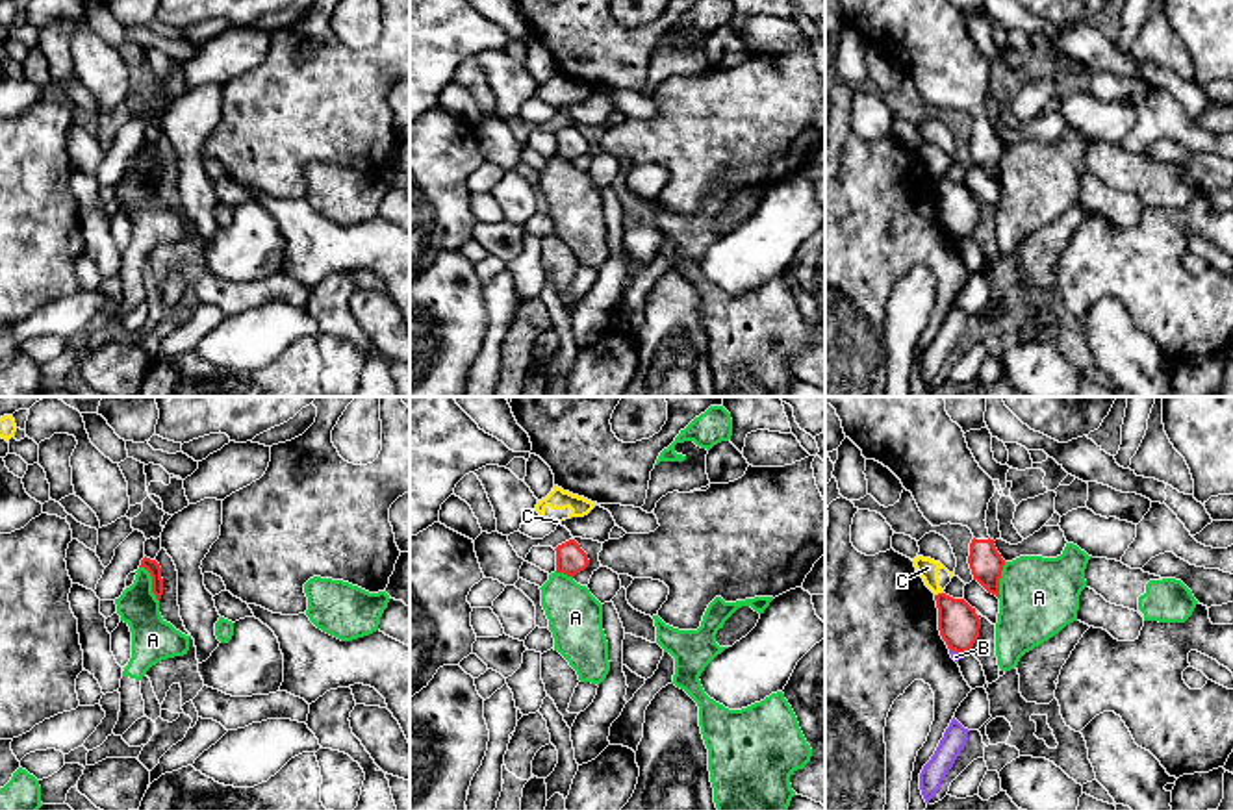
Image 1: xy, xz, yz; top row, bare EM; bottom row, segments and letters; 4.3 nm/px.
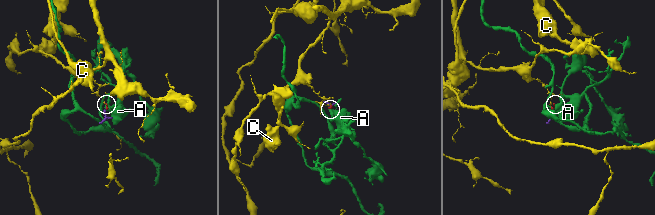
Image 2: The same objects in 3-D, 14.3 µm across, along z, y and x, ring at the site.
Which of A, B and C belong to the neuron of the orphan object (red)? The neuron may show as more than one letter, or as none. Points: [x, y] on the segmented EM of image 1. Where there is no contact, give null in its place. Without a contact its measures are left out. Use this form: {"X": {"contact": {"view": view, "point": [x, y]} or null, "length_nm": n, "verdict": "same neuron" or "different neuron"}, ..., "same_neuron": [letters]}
{"A": {"contact": {"view": "xy", "point": [152, 582]}, "length_nm": 180, "verdict": "different neuron"}, "B": {"contact": {"view": "yz", "point": [955, 651]}, "length_nm": 60, "verdict": "different neuron"}, "C": {"contact": {"view": "yz", "point": [939, 594]}, "length_nm": 40, "verdict": "different neuron"}, "same_neuron": []}

